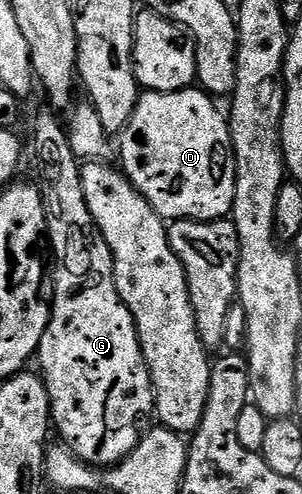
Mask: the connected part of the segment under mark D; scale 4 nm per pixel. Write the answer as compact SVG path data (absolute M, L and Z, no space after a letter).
M198 86L176 92L144 91L118 137L117 160L122 171L164 221L230 217L235 197L235 151L228 117L222 116L214 103Z

